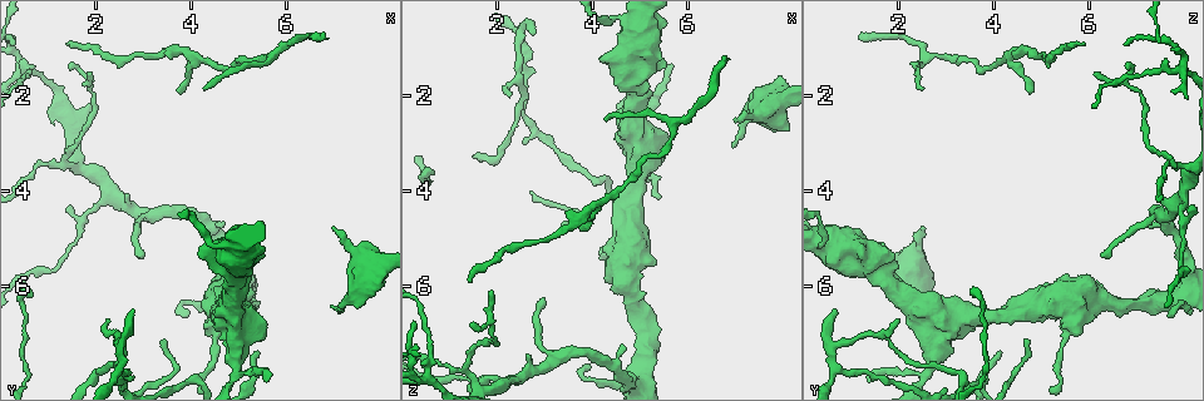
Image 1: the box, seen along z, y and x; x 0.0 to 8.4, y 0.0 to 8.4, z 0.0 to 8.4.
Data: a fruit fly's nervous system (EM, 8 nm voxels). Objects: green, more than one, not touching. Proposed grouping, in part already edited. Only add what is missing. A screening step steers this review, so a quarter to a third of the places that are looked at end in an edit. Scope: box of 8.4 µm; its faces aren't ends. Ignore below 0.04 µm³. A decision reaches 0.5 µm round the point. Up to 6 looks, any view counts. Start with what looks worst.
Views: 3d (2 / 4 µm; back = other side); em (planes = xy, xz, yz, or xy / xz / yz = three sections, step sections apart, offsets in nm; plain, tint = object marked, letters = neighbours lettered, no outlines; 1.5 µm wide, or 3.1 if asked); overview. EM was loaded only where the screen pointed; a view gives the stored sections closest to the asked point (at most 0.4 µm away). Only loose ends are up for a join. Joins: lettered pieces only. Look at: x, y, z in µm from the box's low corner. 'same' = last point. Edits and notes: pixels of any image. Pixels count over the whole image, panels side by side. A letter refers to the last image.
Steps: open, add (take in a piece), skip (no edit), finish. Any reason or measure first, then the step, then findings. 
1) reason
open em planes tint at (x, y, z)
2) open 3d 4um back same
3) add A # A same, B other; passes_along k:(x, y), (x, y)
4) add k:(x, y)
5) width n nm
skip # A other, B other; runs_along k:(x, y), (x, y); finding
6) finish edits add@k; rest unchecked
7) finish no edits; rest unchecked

tapers out
open em planes plain at (7.00, 4.80, 2.50)

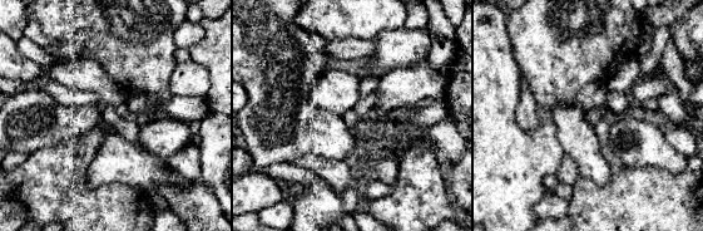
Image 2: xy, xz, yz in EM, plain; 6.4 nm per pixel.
open em planes letters same

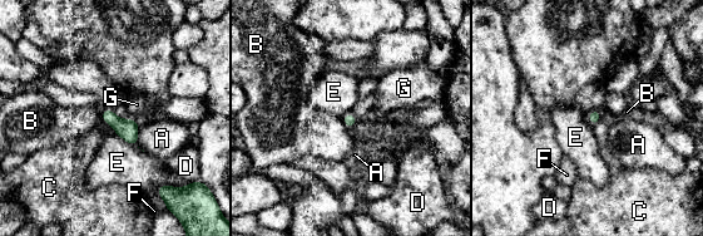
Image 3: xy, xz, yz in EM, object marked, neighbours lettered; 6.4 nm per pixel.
longest_contact E 190 nm
skip # A other, B other, C other, D other, E other, F other, G other; none of them fits

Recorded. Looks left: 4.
open em xy step 4 letters at (6.80, 0.75, 1.20)

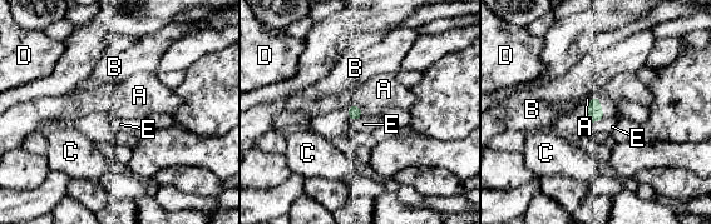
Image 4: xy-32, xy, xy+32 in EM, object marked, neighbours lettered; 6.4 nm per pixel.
add E # A other, B other, C other, D other, E same; it goes on there

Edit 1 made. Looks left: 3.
thin end
open 3d 2um at (2.85, 6.55, 0.65)

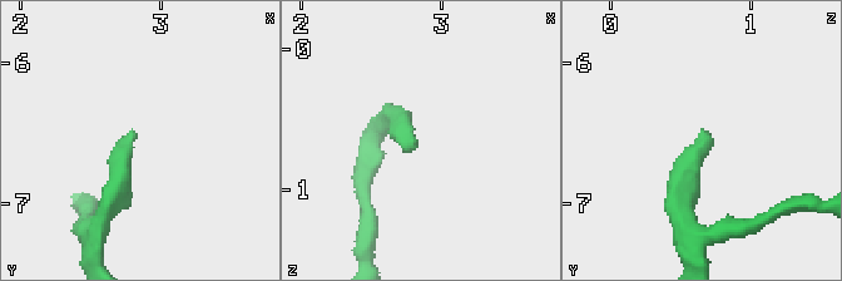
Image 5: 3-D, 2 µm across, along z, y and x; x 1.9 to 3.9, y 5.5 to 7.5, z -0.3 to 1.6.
open em xz step 8 tint at (2.82, 6.50, 0.68)

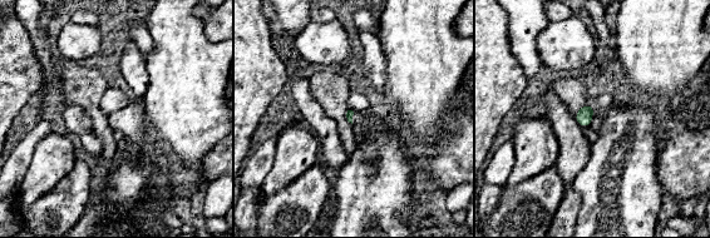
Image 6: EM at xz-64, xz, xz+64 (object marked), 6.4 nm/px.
open em planes letters same

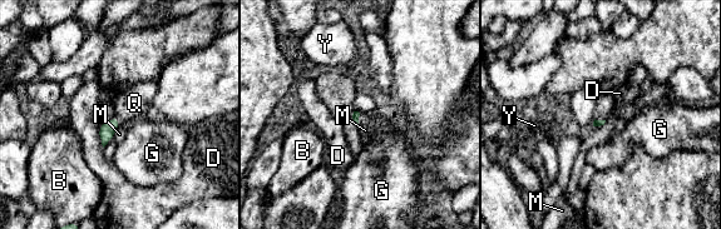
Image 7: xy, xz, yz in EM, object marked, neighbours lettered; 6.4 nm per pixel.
add Q # B other, D other, G other, M other, Q same, Y other; it goes on there

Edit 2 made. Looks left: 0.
finish edits add@4, add@7; rest unchecked

